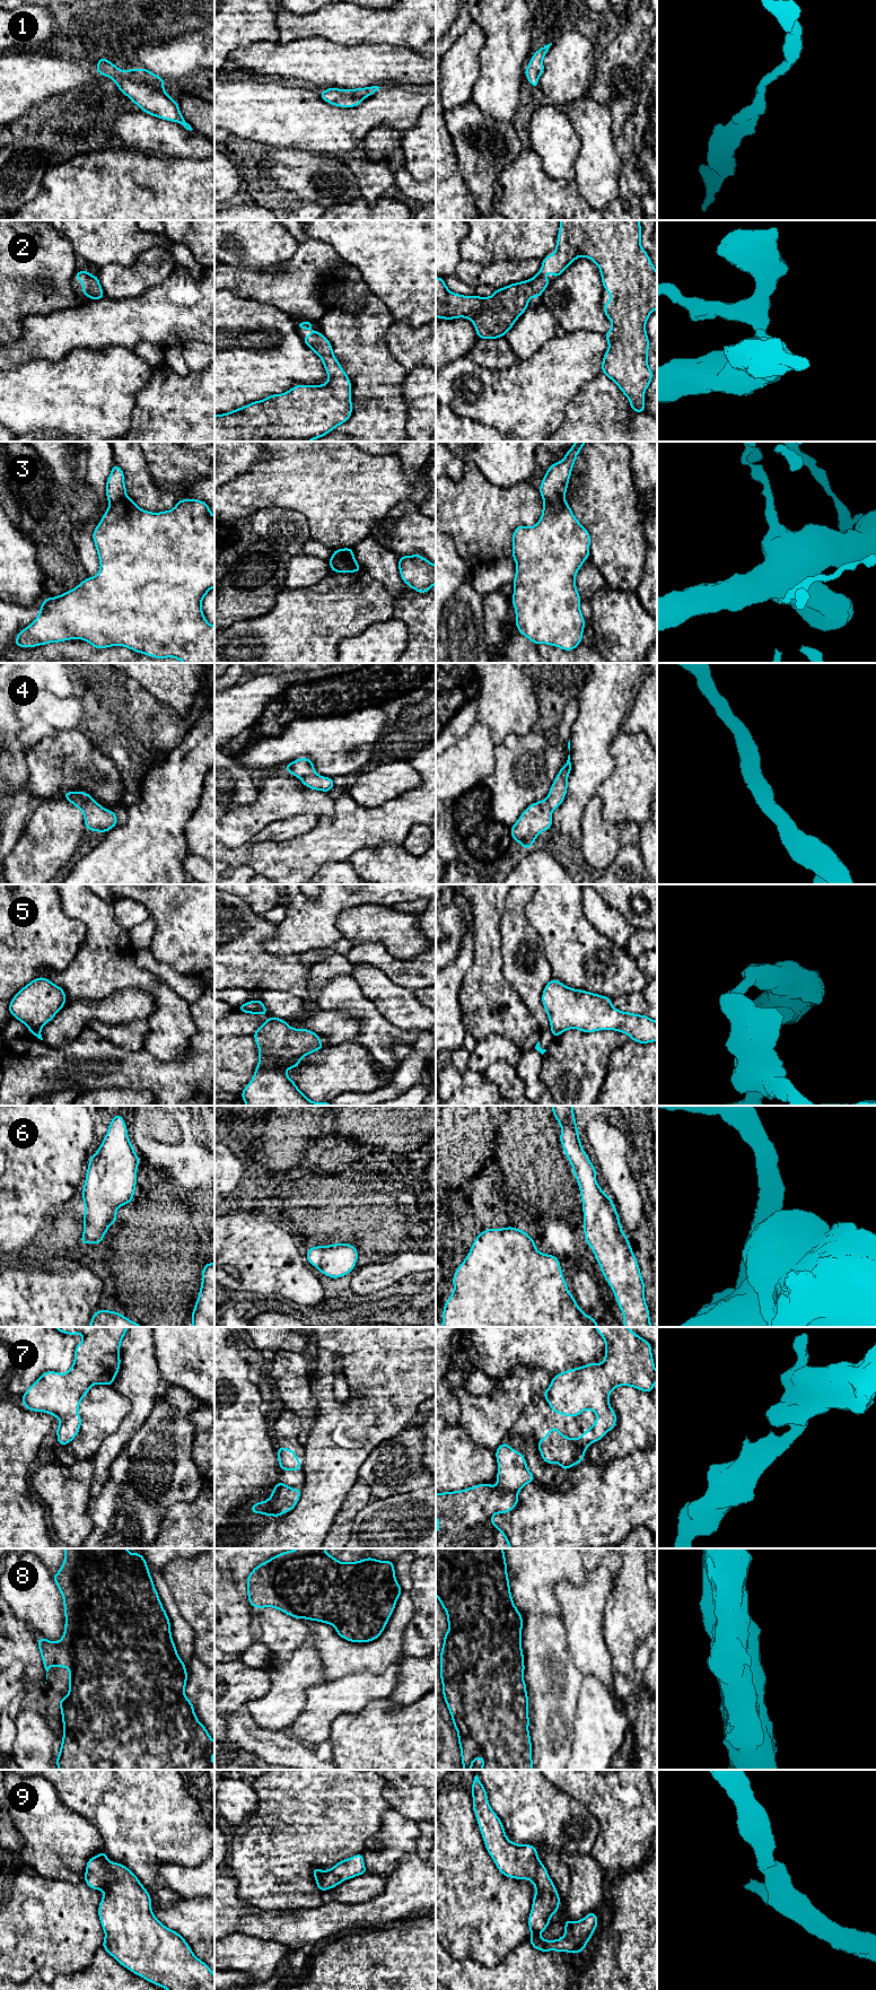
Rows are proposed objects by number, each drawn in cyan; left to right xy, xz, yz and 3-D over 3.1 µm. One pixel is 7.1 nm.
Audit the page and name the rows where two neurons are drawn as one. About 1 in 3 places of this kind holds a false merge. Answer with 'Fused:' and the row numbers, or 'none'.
Fused: 3, 5

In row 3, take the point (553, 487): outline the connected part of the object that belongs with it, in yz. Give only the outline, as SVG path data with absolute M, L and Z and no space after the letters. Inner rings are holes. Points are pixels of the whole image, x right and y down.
M576 442L559 463L550 465L538 490L544 501L564 499L576 457L586 443Z

